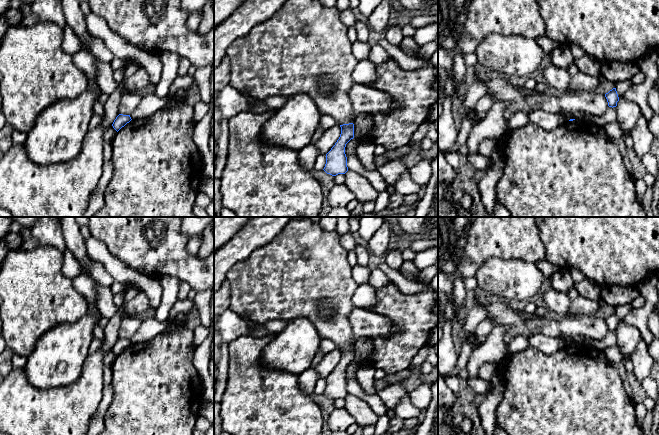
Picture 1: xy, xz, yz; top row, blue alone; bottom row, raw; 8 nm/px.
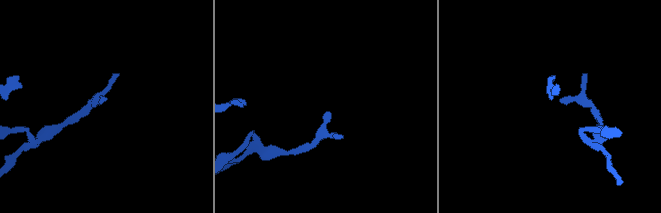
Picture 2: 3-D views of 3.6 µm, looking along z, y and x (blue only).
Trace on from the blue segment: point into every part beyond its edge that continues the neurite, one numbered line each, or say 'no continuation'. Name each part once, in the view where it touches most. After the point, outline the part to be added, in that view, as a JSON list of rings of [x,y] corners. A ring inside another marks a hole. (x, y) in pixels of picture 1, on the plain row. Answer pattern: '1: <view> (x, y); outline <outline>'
no continuation

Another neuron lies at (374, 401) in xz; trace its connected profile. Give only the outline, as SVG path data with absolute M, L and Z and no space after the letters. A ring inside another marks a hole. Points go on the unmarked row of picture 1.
M348 366L345 371L345 378L347 381L348 394L352 394L359 397L361 400L368 403L370 408L378 415L385 415L387 412L387 406L377 394L367 394L360 384L355 379L356 369L352 366Z

